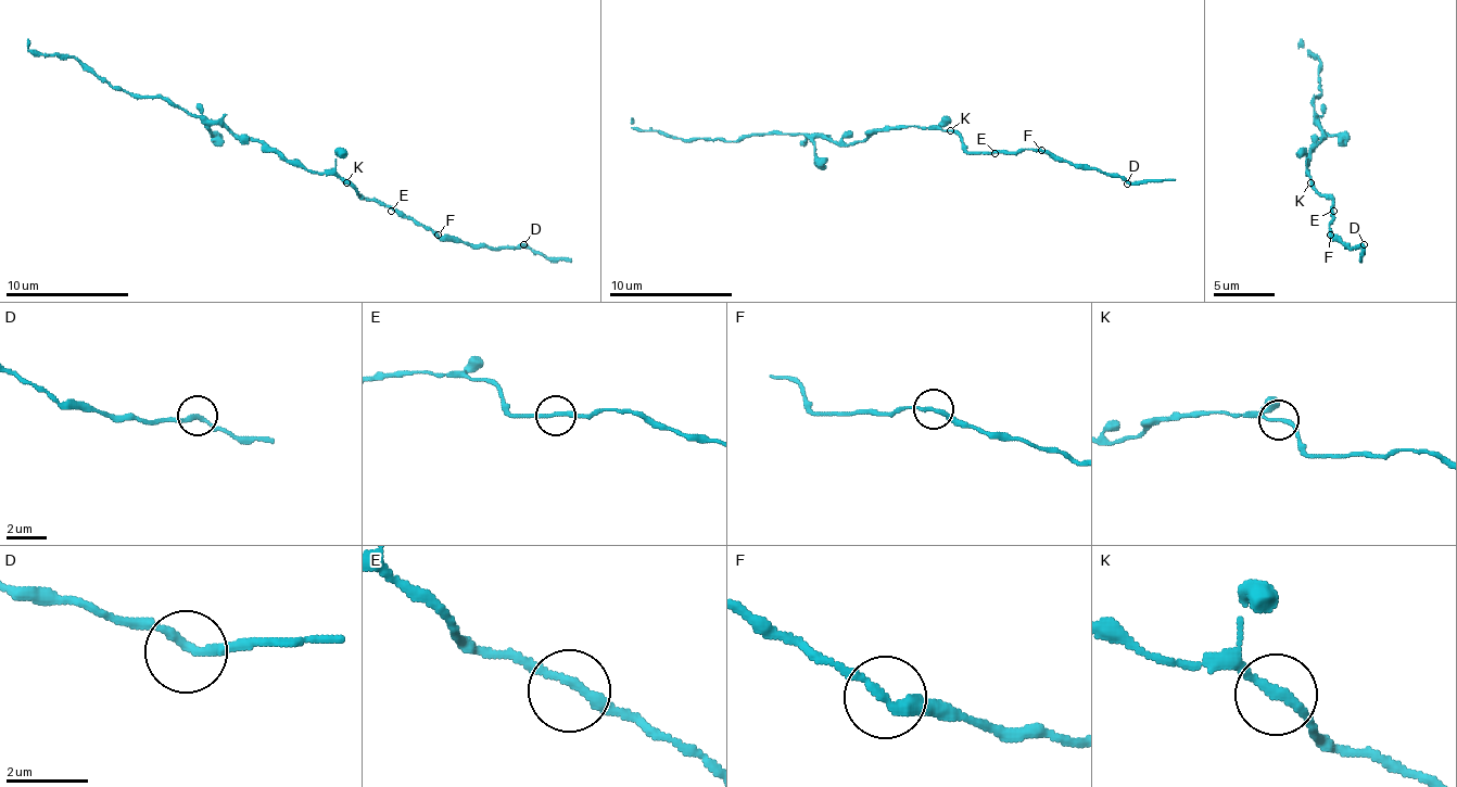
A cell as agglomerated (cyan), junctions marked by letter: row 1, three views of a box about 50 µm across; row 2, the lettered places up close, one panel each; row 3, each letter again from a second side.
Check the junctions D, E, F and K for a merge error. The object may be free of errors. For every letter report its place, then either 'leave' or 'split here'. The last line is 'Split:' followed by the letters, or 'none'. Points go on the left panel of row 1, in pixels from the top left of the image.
D: at (523, 244); leave
E: at (391, 211); leave
F: at (438, 235); leave
K: at (346, 182); leave
Split: none

